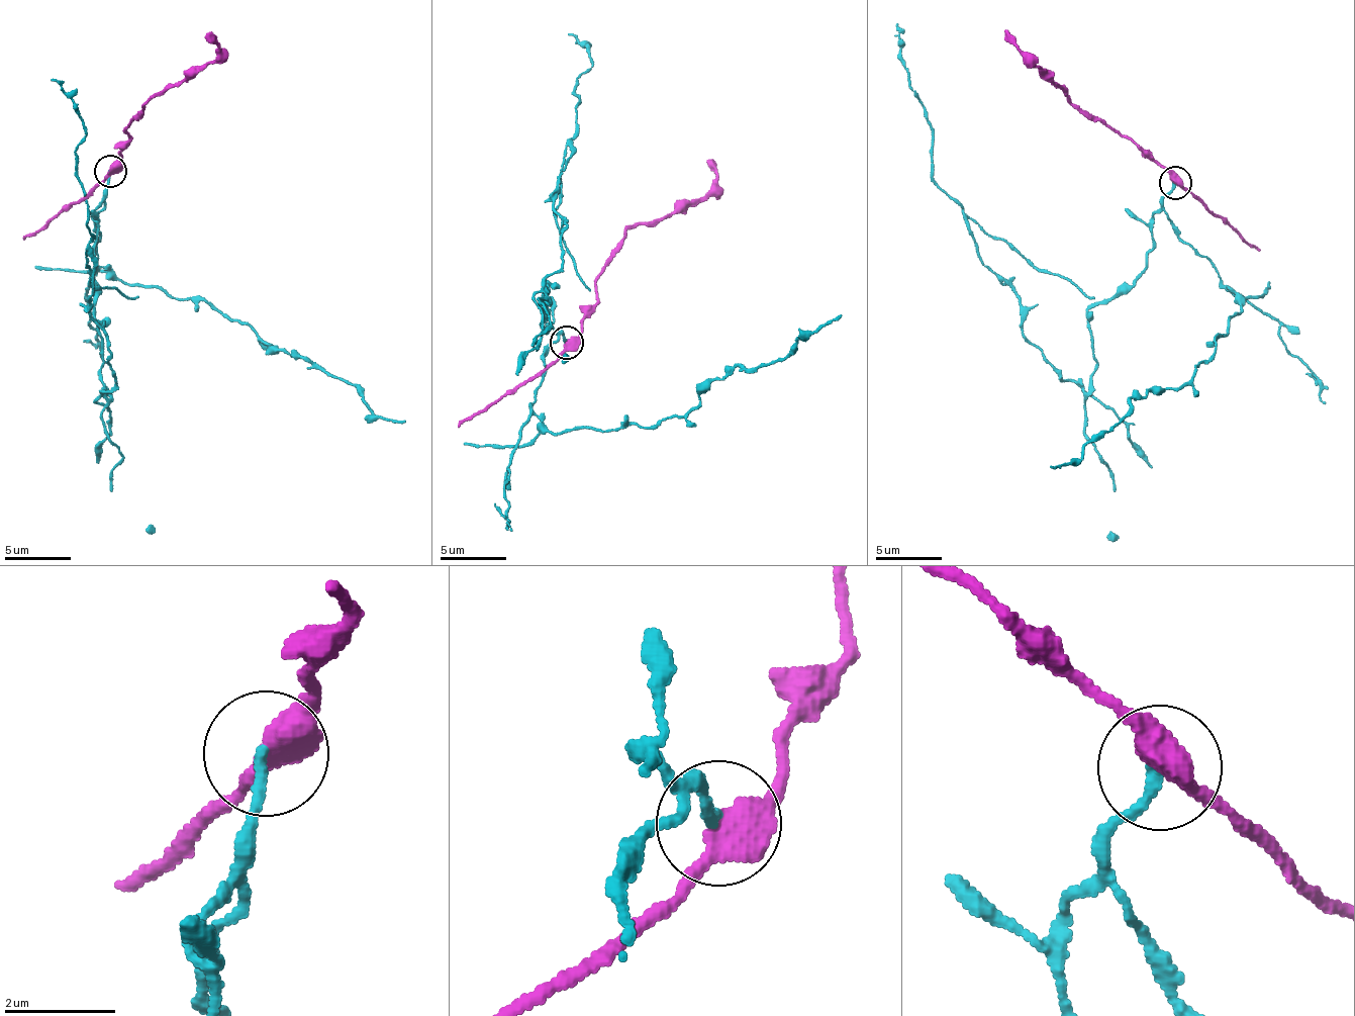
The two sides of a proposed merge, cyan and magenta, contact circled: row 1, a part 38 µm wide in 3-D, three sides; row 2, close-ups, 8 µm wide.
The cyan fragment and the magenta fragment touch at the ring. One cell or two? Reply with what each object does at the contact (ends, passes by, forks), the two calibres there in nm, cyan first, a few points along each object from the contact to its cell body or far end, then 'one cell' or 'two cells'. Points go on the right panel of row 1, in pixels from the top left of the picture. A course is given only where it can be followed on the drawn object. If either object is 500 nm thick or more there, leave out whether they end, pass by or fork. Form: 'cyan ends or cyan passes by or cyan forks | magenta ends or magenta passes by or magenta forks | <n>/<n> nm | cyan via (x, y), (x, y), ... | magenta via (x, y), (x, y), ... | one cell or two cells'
cyan ends | magenta passes by | 200/440 nm | cyan via (1176, 182), (1148, 266), (1088, 311), (1083, 391), (1023, 334), (1024, 306), (933, 184), (898, 24) | magenta via (1176, 182), (1140, 147), (1089, 115), (1066, 97), (1028, 61), (1006, 29) | two cells

